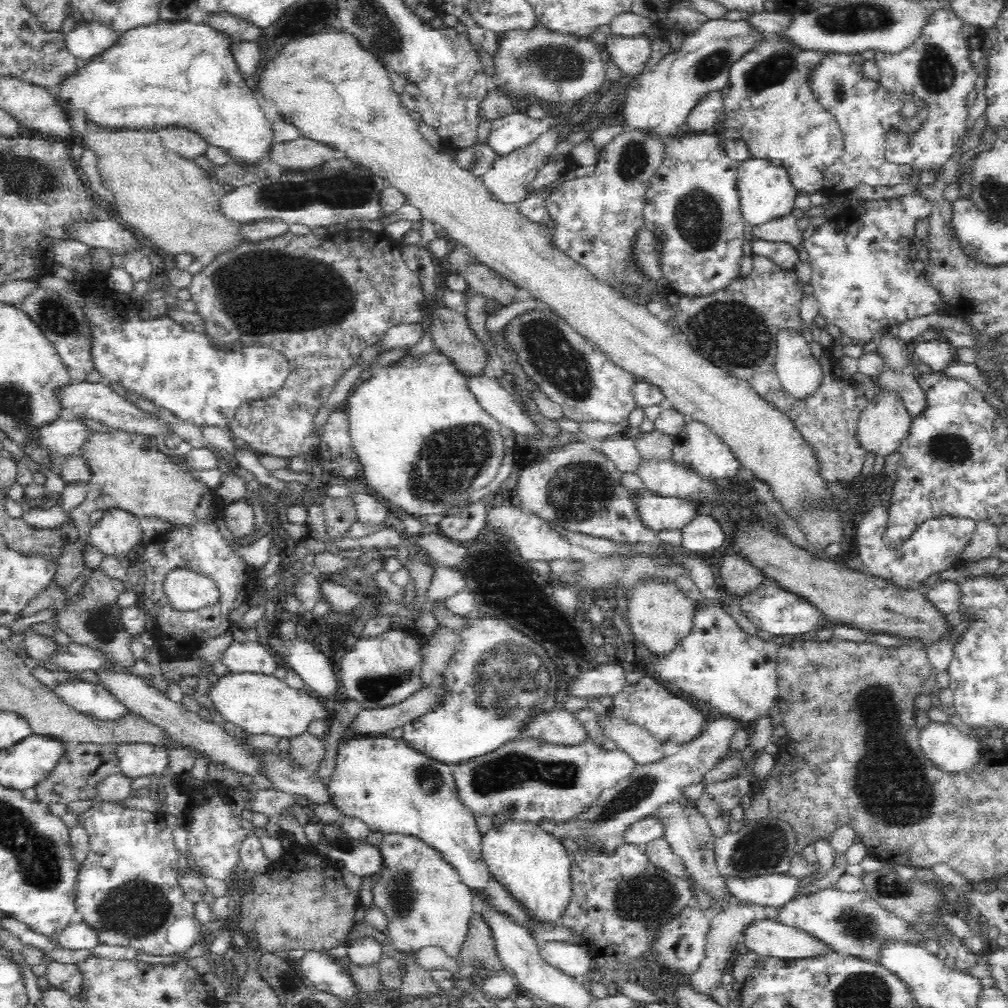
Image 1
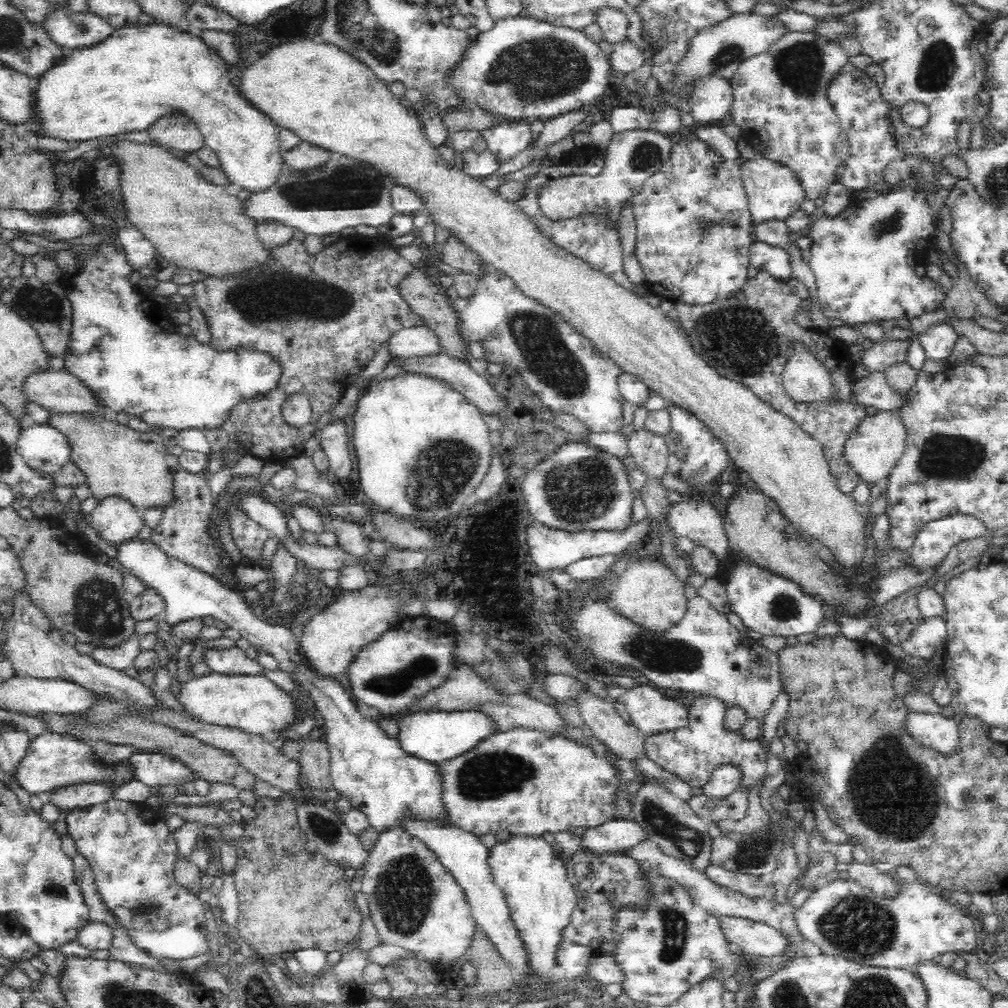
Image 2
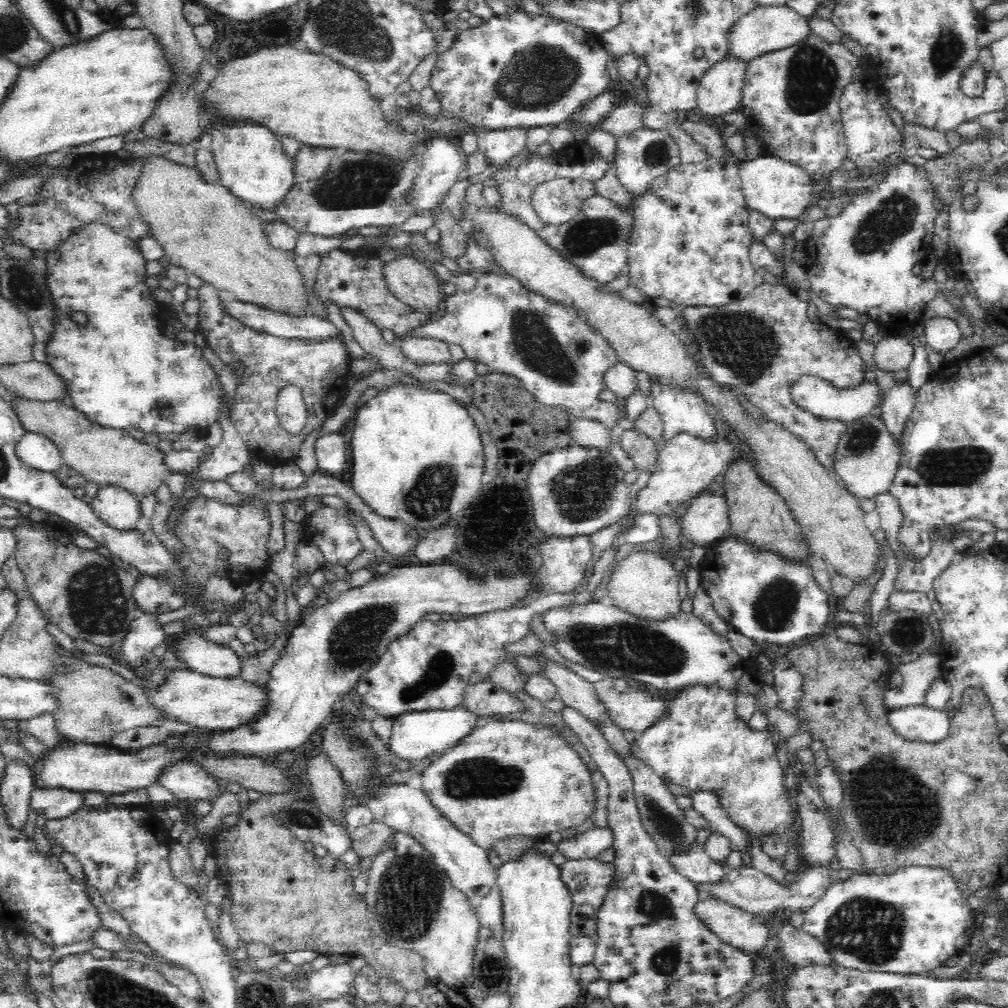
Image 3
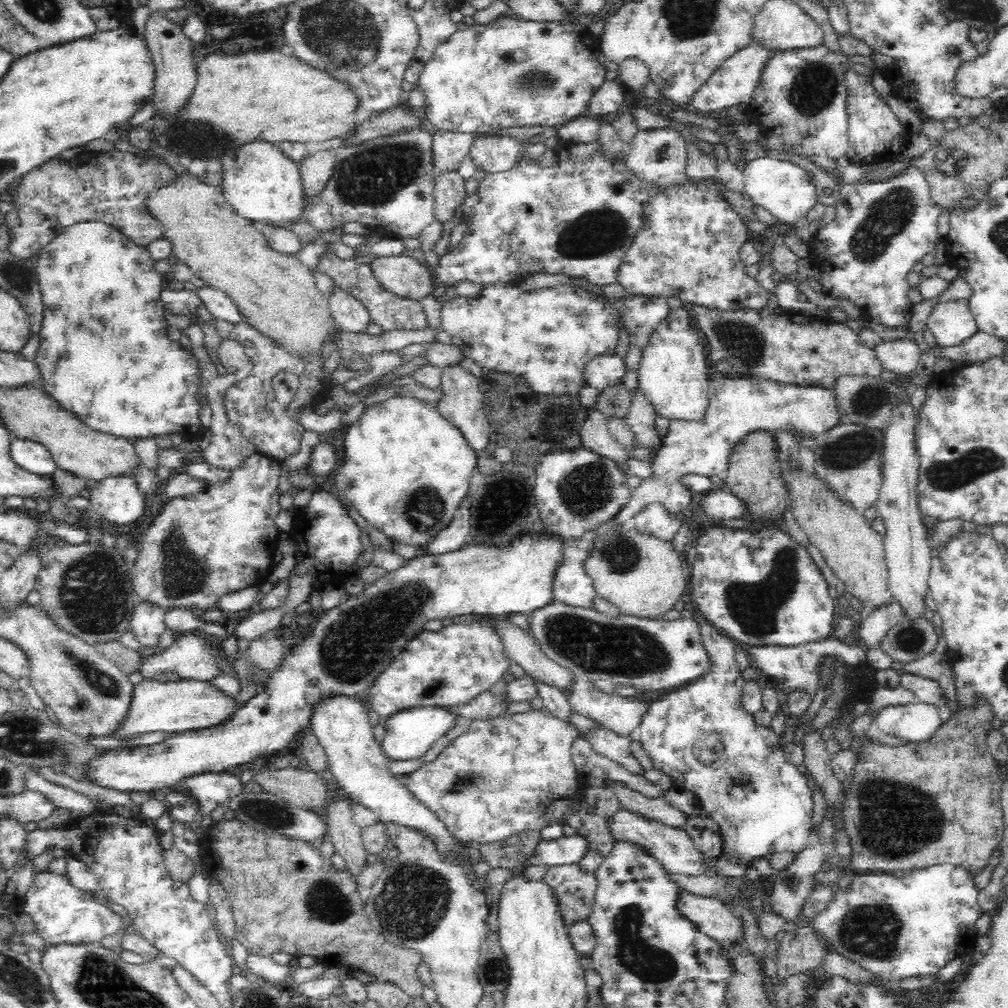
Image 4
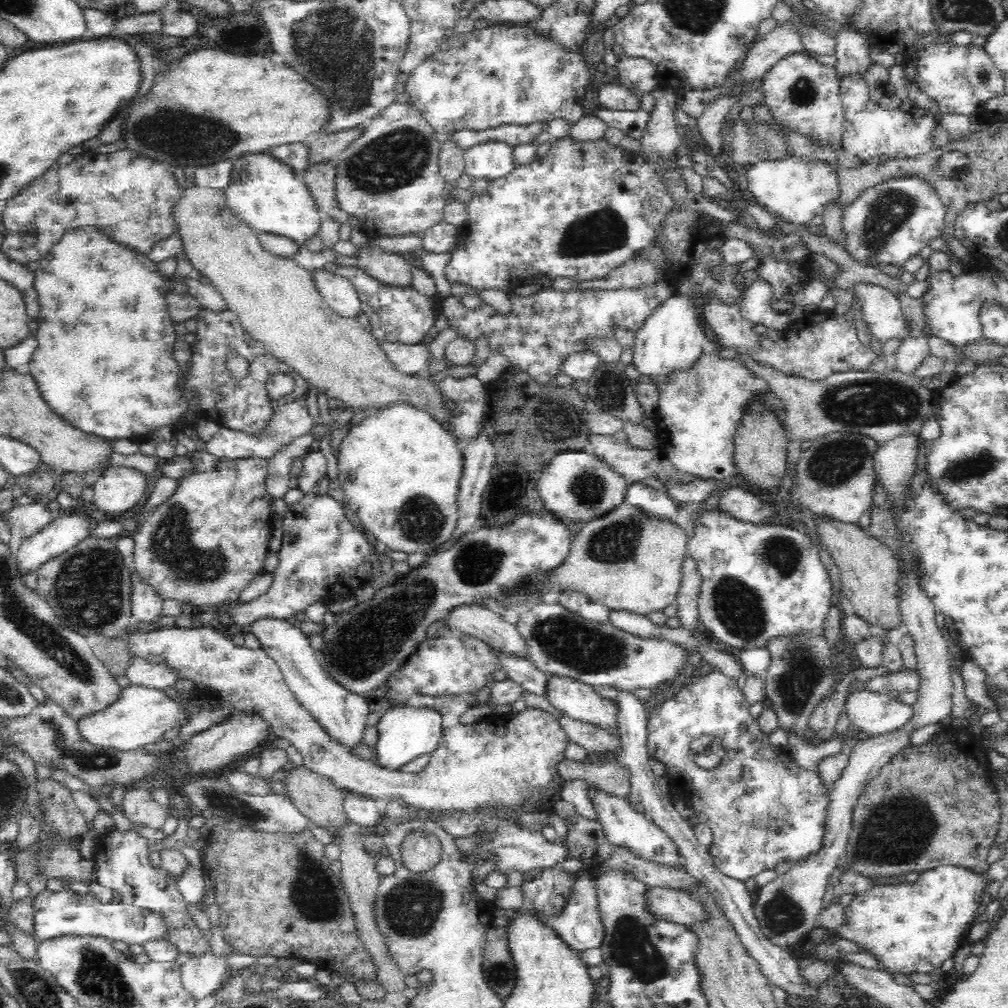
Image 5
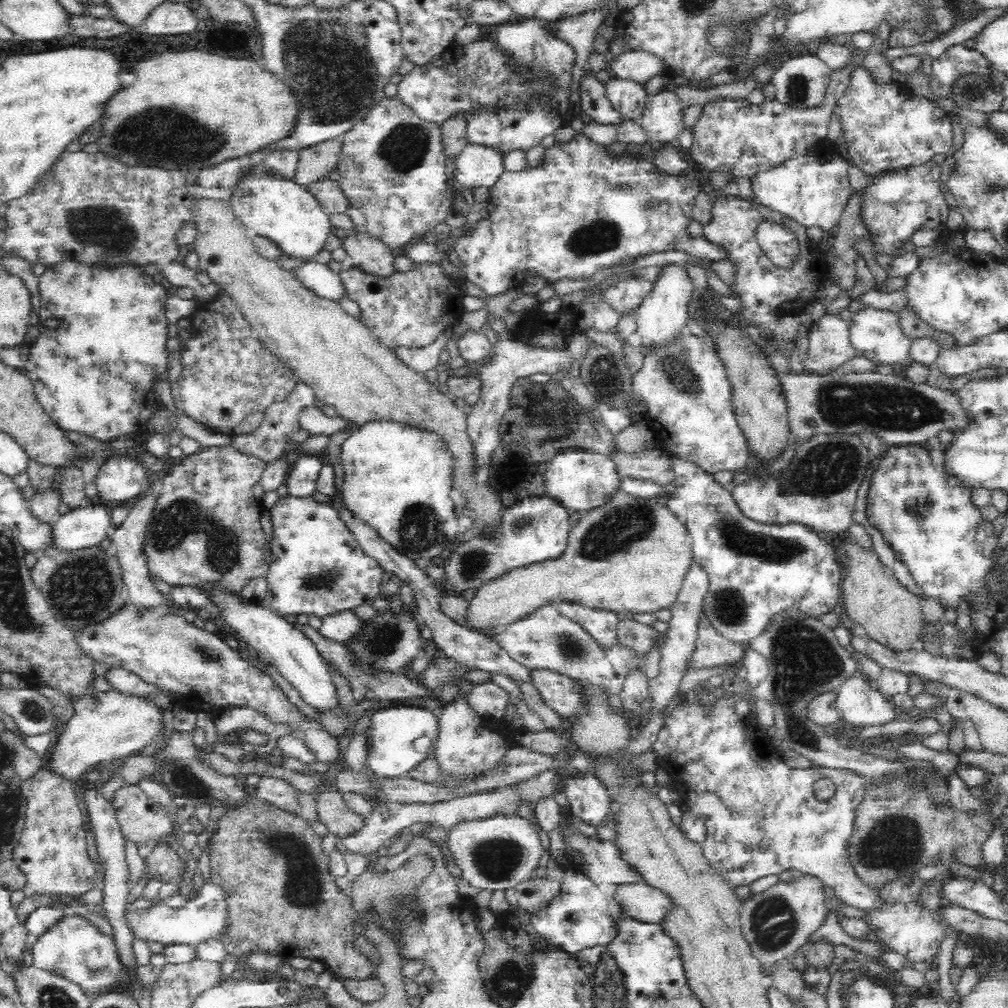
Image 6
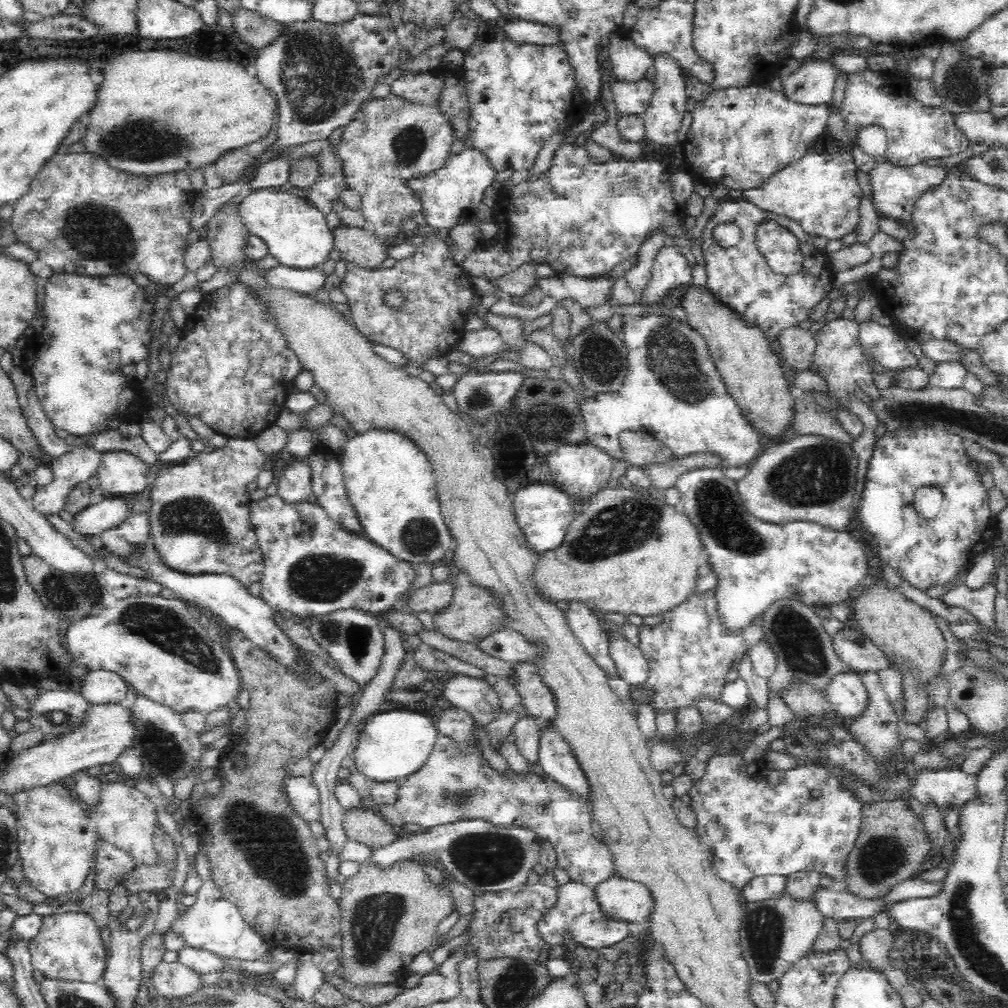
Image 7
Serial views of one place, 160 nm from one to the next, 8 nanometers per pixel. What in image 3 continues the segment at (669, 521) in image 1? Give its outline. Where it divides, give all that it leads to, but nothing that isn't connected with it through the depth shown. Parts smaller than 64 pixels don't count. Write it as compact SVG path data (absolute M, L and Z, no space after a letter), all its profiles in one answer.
M703 492L692 498L689 505L679 518L684 541L691 547L704 547L724 540L729 527L725 498Z

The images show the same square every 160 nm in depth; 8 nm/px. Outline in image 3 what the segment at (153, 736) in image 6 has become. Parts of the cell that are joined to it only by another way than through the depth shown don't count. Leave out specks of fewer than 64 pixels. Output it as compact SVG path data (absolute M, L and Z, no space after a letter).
M188 669L172 671L166 684L158 690L144 688L156 707L185 724L214 732L230 732L258 723L270 706L267 688L242 677L205 676Z

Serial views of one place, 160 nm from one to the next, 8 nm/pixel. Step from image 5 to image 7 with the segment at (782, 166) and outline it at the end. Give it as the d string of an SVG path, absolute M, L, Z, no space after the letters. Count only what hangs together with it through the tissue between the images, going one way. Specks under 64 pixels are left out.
M822 134L810 146L808 154L770 176L760 188L743 190L743 198L761 209L798 221L810 236L841 240L858 226L862 191L857 182L853 155L840 148L830 134Z

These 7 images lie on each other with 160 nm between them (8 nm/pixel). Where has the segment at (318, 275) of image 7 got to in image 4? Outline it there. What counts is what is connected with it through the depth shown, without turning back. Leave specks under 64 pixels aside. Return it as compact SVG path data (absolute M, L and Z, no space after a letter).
M331 287L328 291L330 291L327 298L329 309L338 328L346 332L366 333L371 320L364 305L339 288Z

